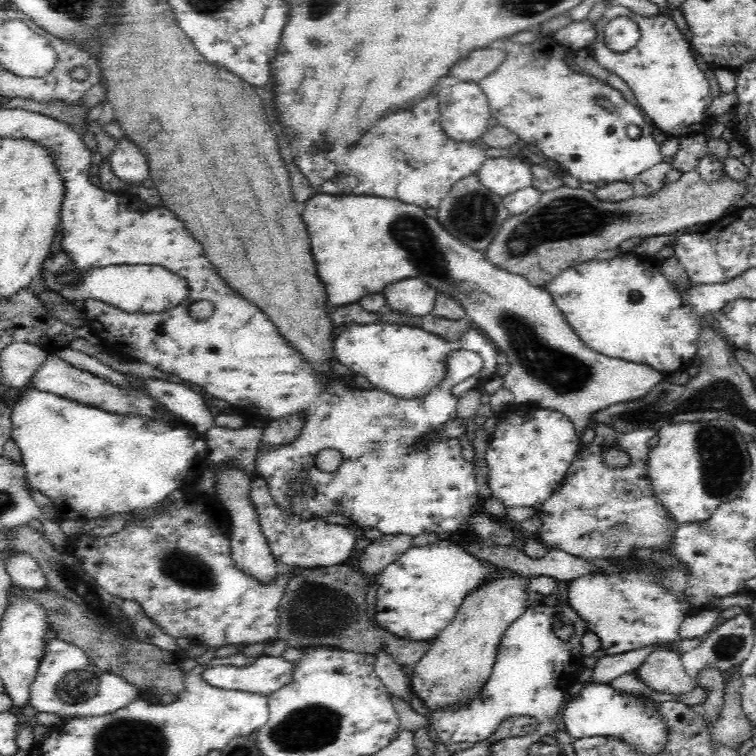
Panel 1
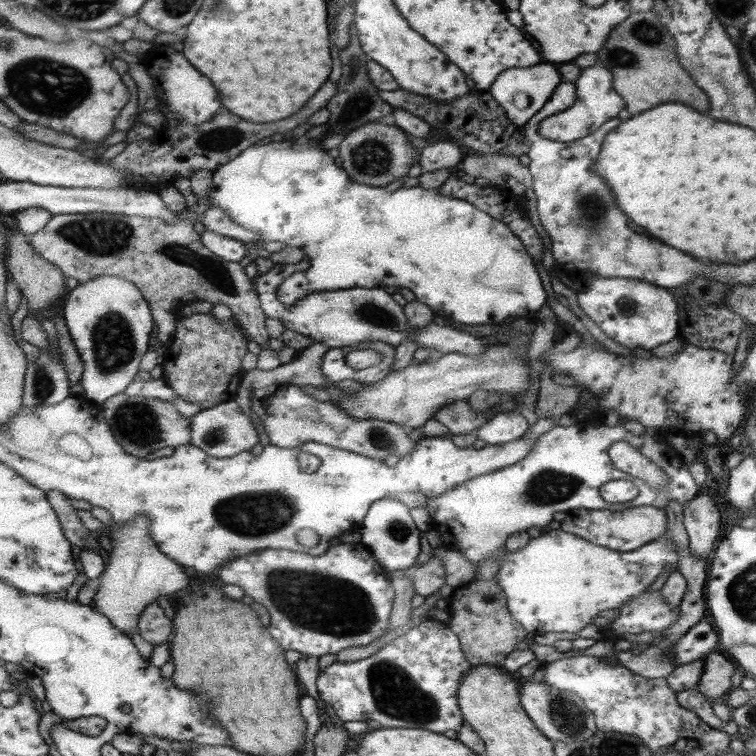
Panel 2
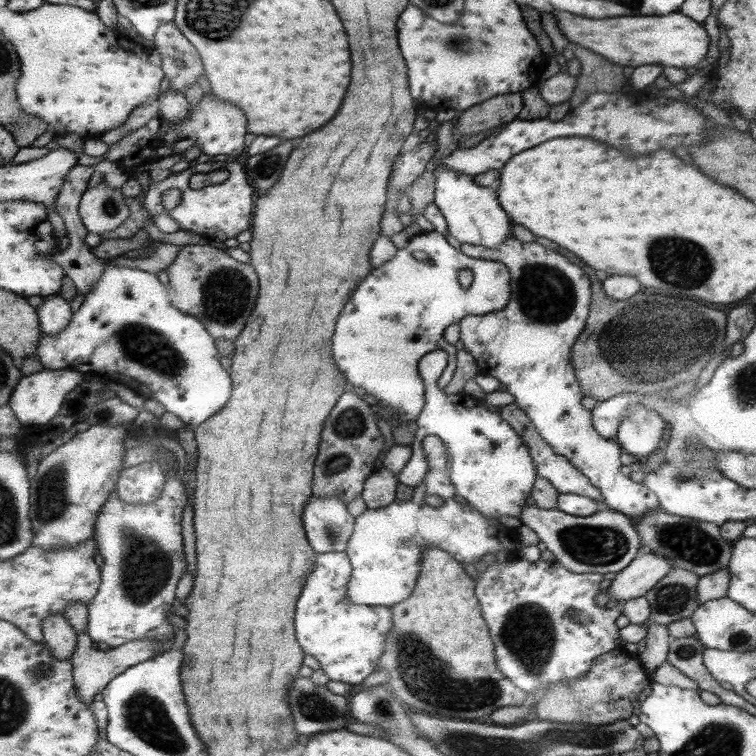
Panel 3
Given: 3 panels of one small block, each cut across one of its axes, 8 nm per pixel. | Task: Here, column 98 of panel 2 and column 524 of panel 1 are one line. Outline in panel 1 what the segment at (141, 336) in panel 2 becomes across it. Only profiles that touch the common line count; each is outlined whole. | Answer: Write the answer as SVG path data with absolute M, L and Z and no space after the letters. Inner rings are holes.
M318 194L308 204L301 206L301 218L308 230L312 244L312 256L318 268L318 276L326 288L328 310L352 303L361 298L384 290L388 284L402 278L422 278L439 292L455 296L464 306L475 328L488 335L508 355L511 369L503 376L503 386L510 390L516 404L536 404L542 408L560 410L576 425L581 440L582 428L592 414L616 403L640 399L656 384L665 380L667 374L640 362L608 357L586 346L573 329L555 298L544 287L532 285L518 274L496 268L485 256L464 246L434 218L430 218L416 205L396 202L396 198L376 196L350 196Z

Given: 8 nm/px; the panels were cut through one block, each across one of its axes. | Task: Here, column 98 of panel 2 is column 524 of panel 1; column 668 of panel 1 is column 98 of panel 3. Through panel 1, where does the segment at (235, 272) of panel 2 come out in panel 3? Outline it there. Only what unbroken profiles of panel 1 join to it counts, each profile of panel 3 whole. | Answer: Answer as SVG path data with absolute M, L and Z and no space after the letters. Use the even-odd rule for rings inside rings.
M101 182L90 187L81 202L80 214L89 232L104 234L120 228L133 210L123 189Z

